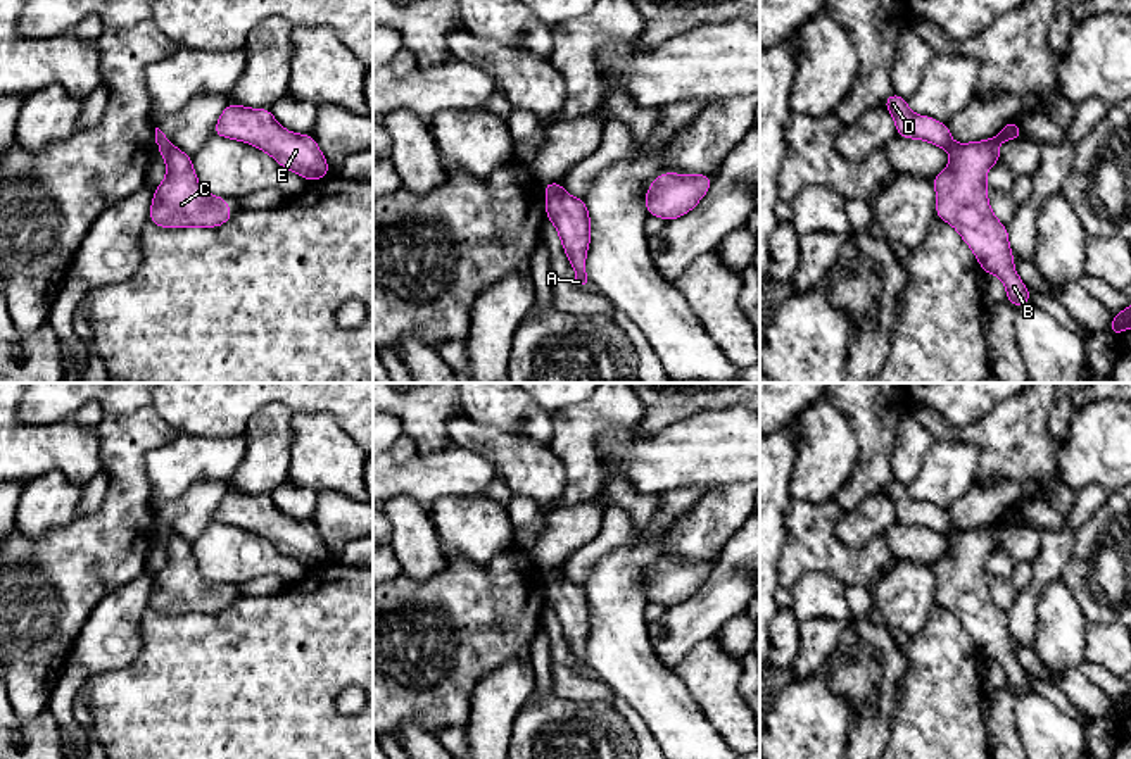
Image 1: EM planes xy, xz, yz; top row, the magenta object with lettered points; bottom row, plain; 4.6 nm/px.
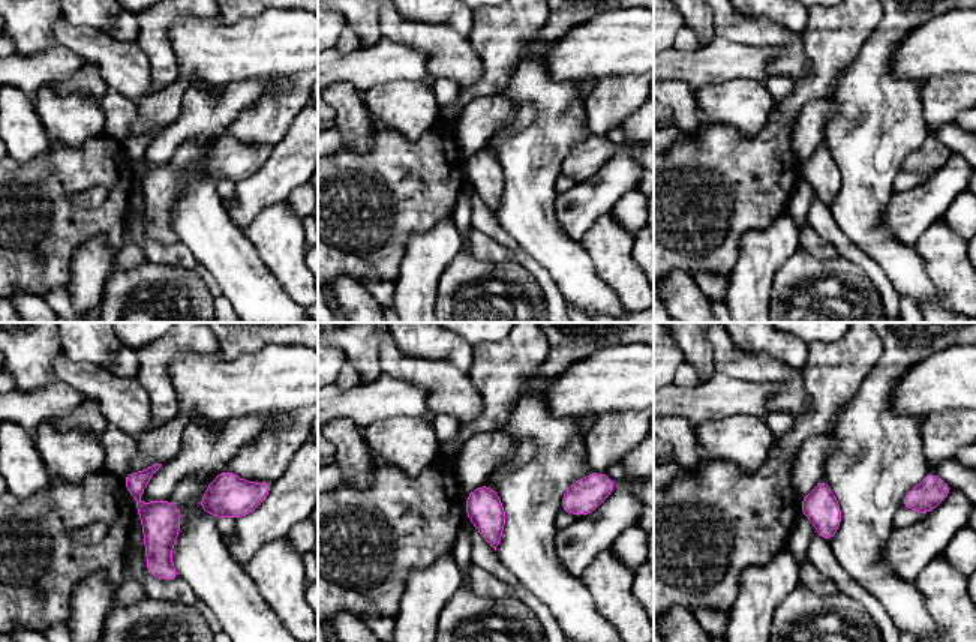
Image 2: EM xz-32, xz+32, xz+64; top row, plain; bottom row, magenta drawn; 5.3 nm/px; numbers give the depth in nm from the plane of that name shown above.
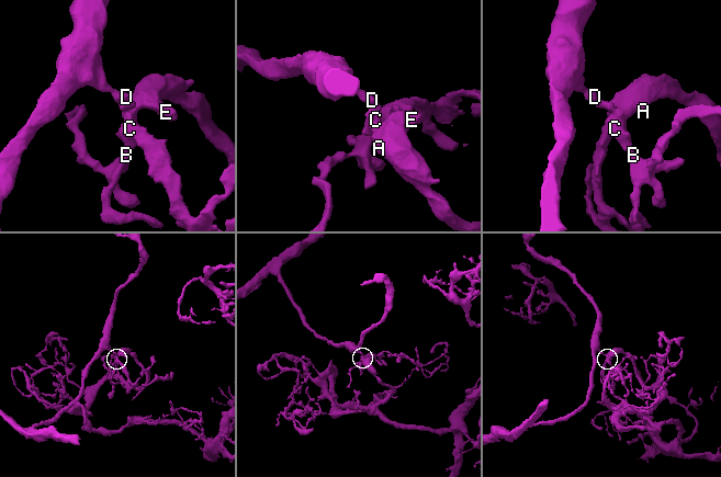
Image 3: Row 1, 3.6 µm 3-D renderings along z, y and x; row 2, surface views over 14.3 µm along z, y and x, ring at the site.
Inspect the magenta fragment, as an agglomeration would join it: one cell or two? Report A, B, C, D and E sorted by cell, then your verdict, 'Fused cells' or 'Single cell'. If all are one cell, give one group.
Groups: A B C E / D. Fused cells

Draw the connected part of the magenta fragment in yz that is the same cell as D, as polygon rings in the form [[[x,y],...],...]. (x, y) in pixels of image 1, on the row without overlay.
[[[893,478],[884,486],[882,492],[889,497],[889,500],[896,511],[898,523],[907,524],[907,526],[912,526],[912,524],[926,526],[948,538],[955,533],[955,528],[950,521],[946,509],[936,507],[927,502],[913,500],[908,495],[907,486],[903,483],[900,483],[898,480]]]

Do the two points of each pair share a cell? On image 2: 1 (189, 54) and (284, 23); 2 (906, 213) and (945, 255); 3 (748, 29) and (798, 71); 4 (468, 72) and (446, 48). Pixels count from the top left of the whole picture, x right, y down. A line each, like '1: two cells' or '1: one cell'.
1: one cell
2: two cells
3: one cell
4: one cell

